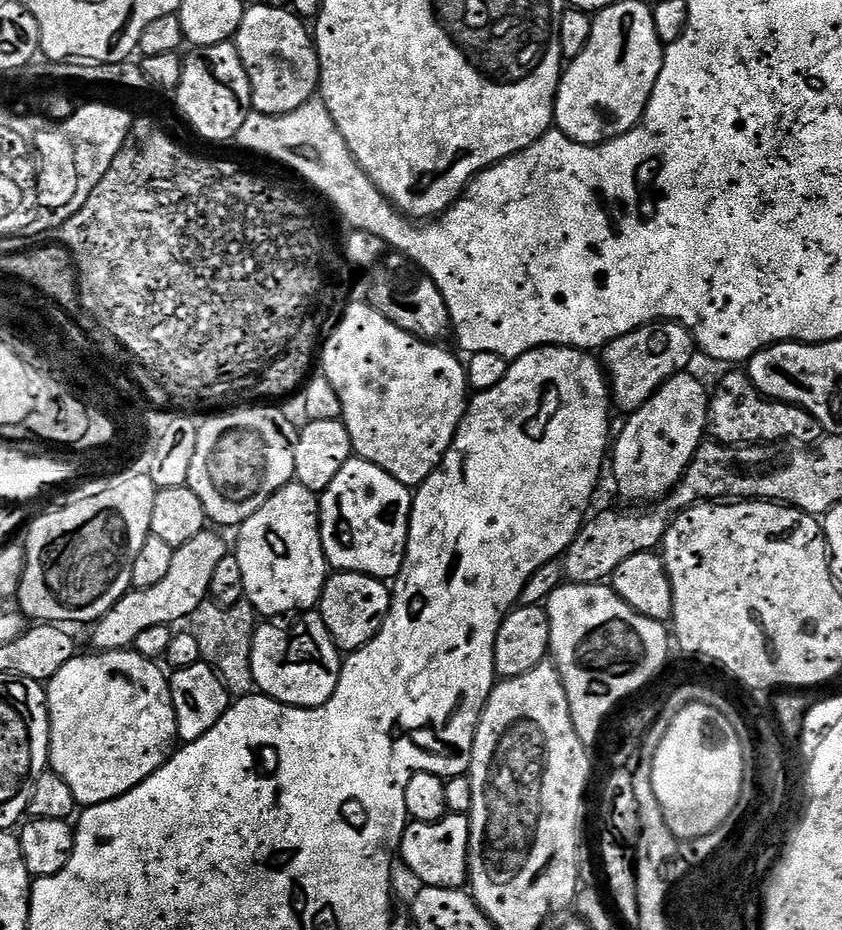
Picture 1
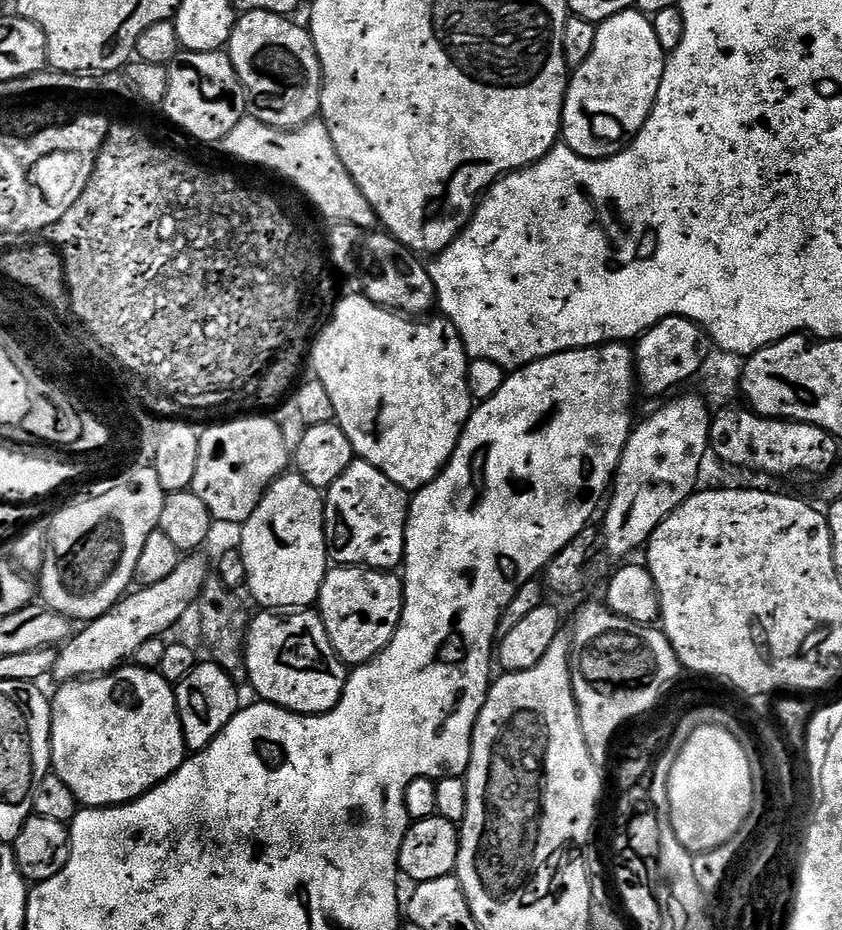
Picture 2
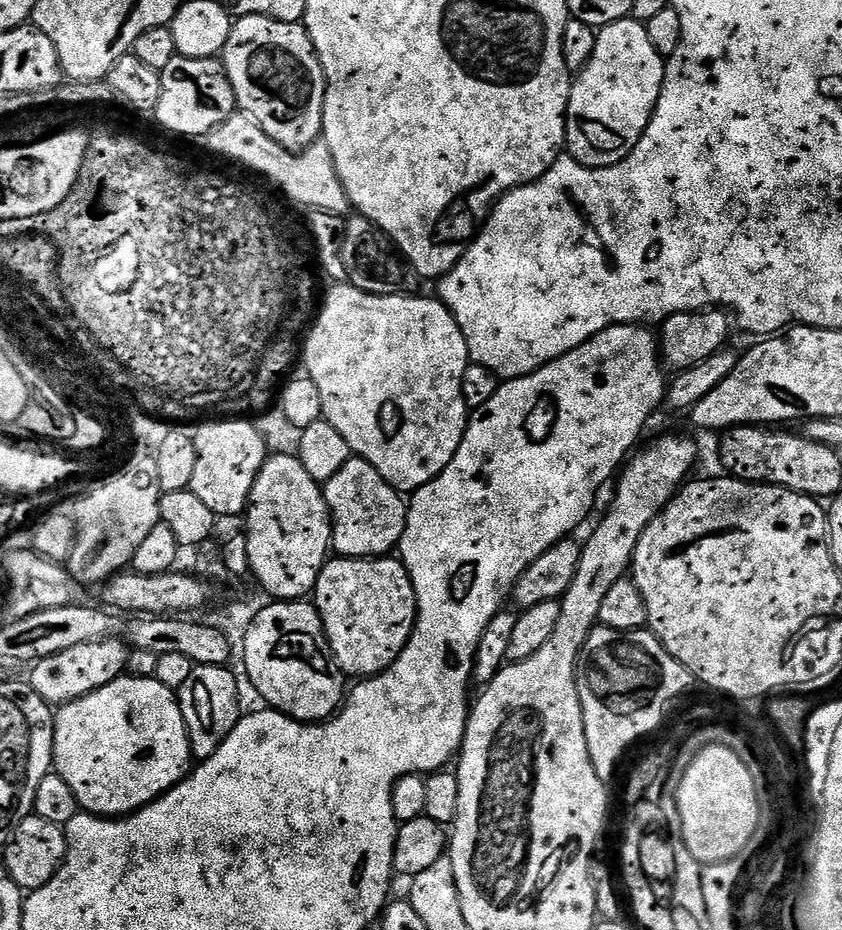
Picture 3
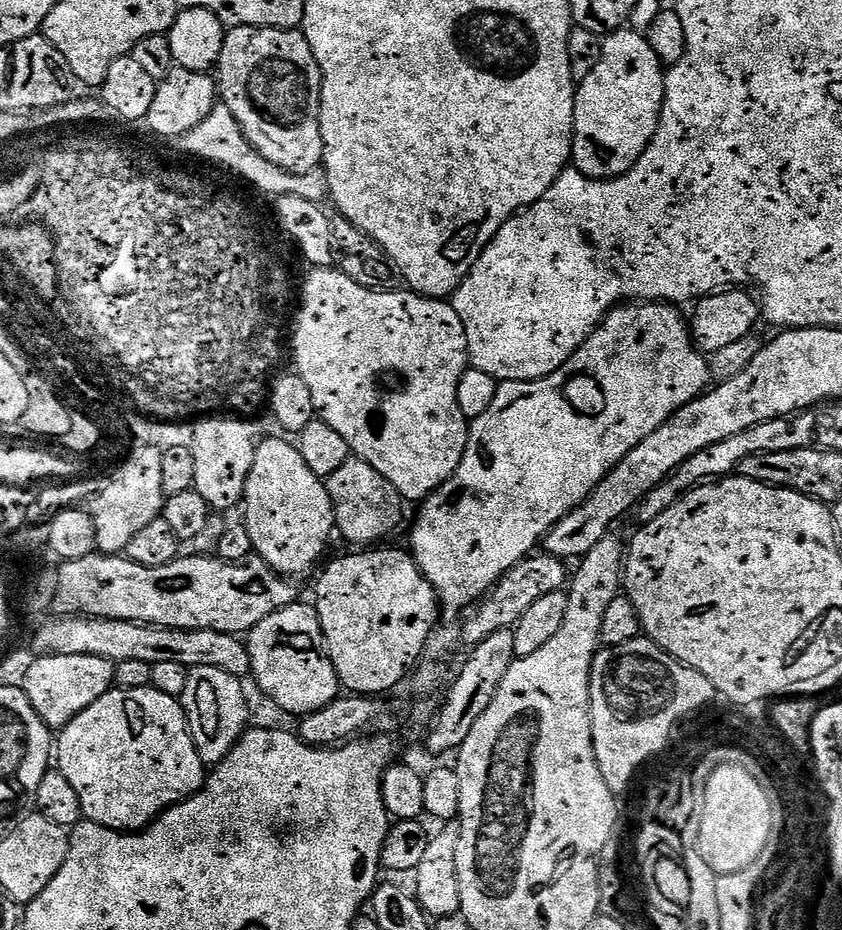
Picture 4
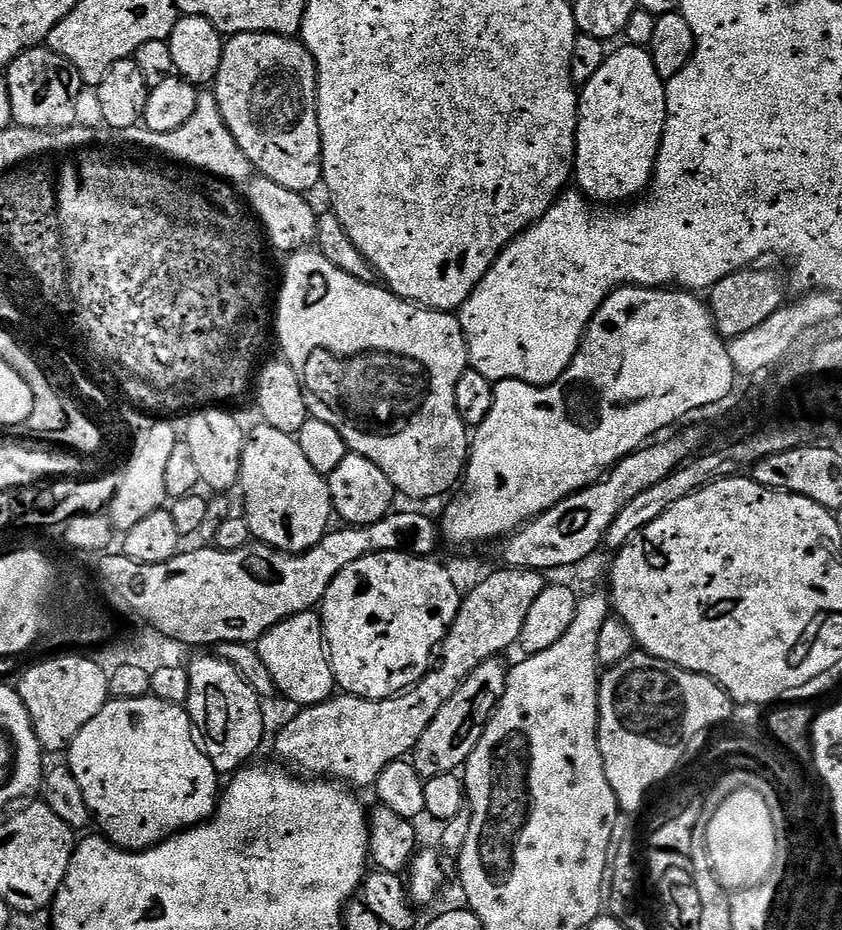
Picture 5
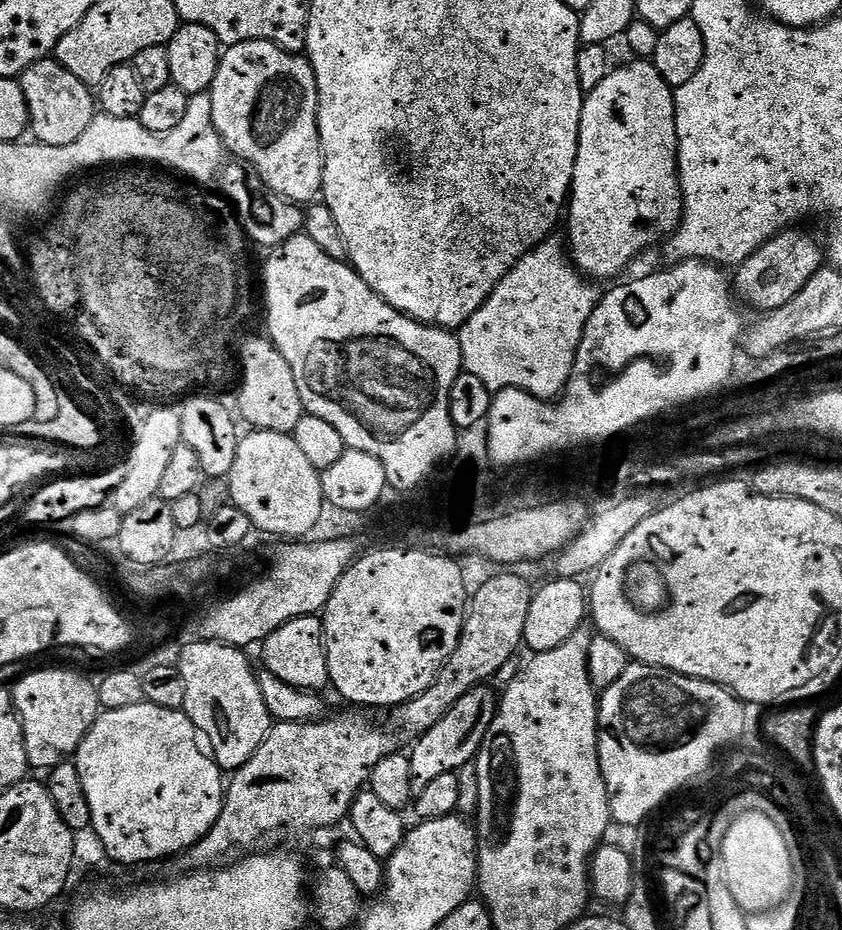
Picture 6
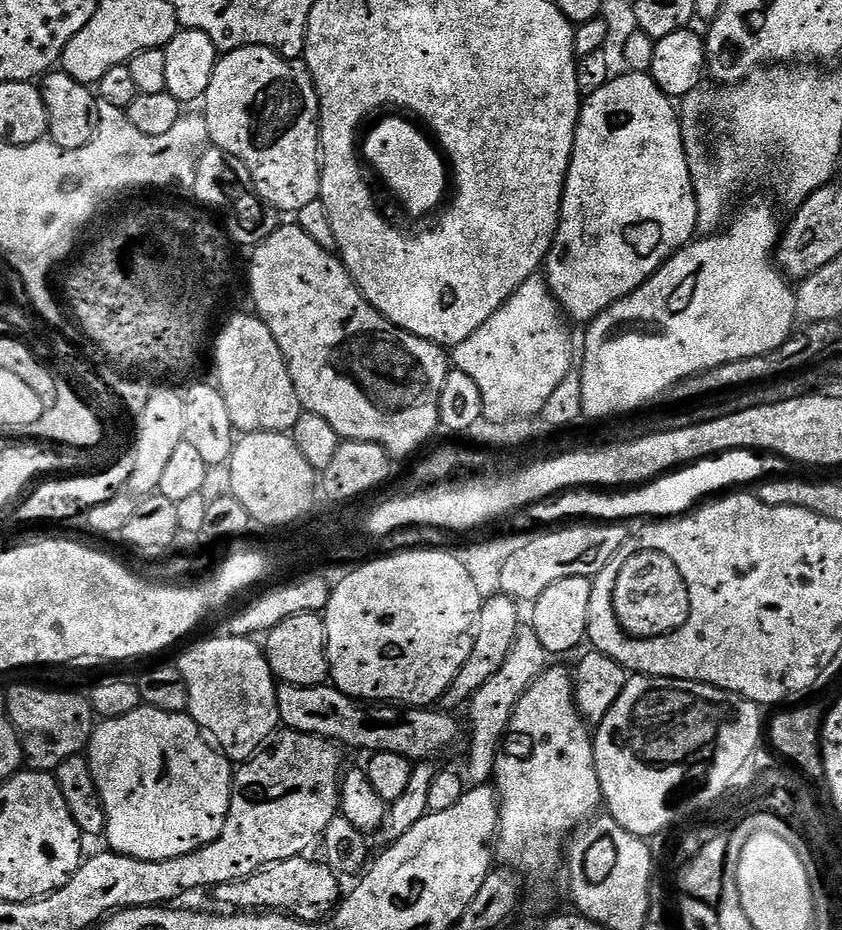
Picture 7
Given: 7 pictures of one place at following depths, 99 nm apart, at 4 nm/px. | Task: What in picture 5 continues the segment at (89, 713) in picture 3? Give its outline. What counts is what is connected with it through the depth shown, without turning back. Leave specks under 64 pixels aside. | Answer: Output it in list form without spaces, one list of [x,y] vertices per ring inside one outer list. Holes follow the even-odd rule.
[[[151,694],[129,700],[109,699],[103,710],[78,730],[66,749],[66,763],[74,778],[78,778],[78,786],[82,786],[93,821],[100,823],[99,831],[130,852],[152,848],[185,828],[205,823],[215,813],[222,792],[221,773],[204,753],[187,707],[162,702]]]

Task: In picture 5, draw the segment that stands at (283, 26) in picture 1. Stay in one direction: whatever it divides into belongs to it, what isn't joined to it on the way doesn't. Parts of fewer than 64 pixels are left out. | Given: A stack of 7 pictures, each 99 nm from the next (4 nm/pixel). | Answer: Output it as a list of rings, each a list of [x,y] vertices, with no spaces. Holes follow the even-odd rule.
[[[269,32],[231,37],[224,46],[214,91],[230,134],[259,175],[301,194],[311,193],[311,188],[321,183],[324,167],[320,161],[316,63],[303,42]]]

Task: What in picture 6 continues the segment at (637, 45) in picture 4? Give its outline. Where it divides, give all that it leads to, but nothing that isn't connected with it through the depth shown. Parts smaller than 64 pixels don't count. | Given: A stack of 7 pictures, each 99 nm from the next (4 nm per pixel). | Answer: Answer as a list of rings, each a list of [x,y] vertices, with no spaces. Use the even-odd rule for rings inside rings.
[[[636,58],[631,62],[633,64],[624,64],[621,68],[613,67],[608,76],[602,78],[598,90],[585,95],[578,158],[574,166],[570,199],[566,204],[566,247],[573,264],[596,282],[618,275],[647,248],[667,241],[680,227],[680,219],[684,216],[680,171],[676,161],[678,134],[674,89],[664,81],[662,74],[658,74],[655,64],[644,58]]]

